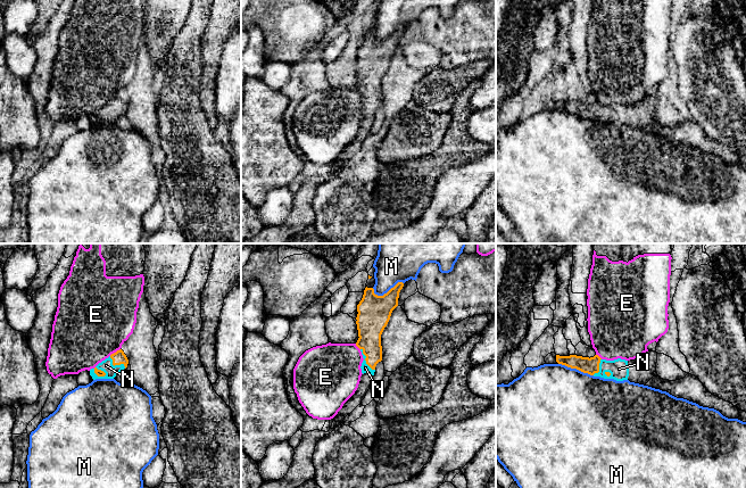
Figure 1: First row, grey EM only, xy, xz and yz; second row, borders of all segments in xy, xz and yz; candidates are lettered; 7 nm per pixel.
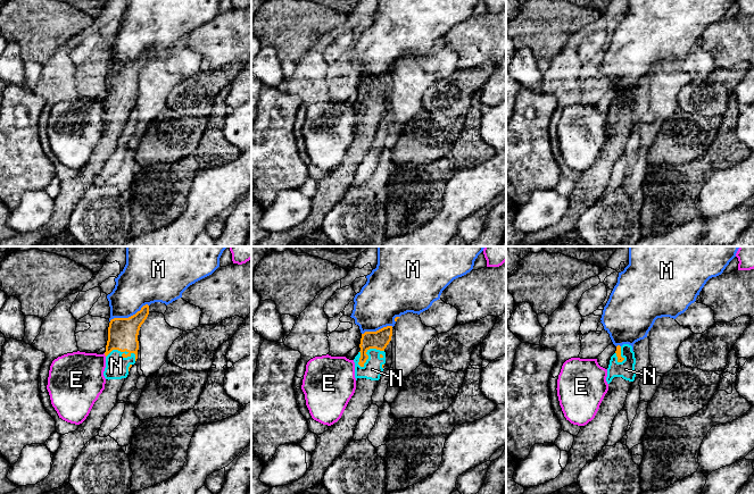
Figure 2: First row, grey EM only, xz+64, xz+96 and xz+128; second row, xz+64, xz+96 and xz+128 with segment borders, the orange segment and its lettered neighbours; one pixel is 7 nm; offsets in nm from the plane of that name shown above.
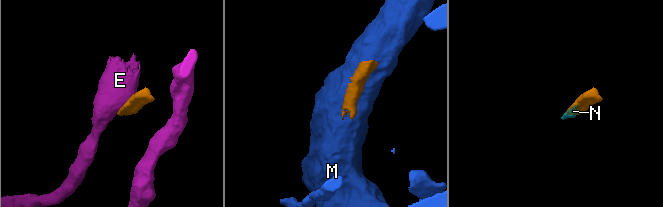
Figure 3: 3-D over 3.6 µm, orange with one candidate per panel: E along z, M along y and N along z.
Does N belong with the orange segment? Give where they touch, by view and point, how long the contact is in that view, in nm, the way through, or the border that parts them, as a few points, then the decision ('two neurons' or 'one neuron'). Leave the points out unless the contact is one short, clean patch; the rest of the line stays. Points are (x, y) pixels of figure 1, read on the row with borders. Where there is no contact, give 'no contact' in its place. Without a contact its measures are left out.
xz (365, 360) | 190 nm | across xz (370, 325), (370, 355), (365, 360), (365, 367) | one neuron

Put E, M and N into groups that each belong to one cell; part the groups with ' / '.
E / M / N

